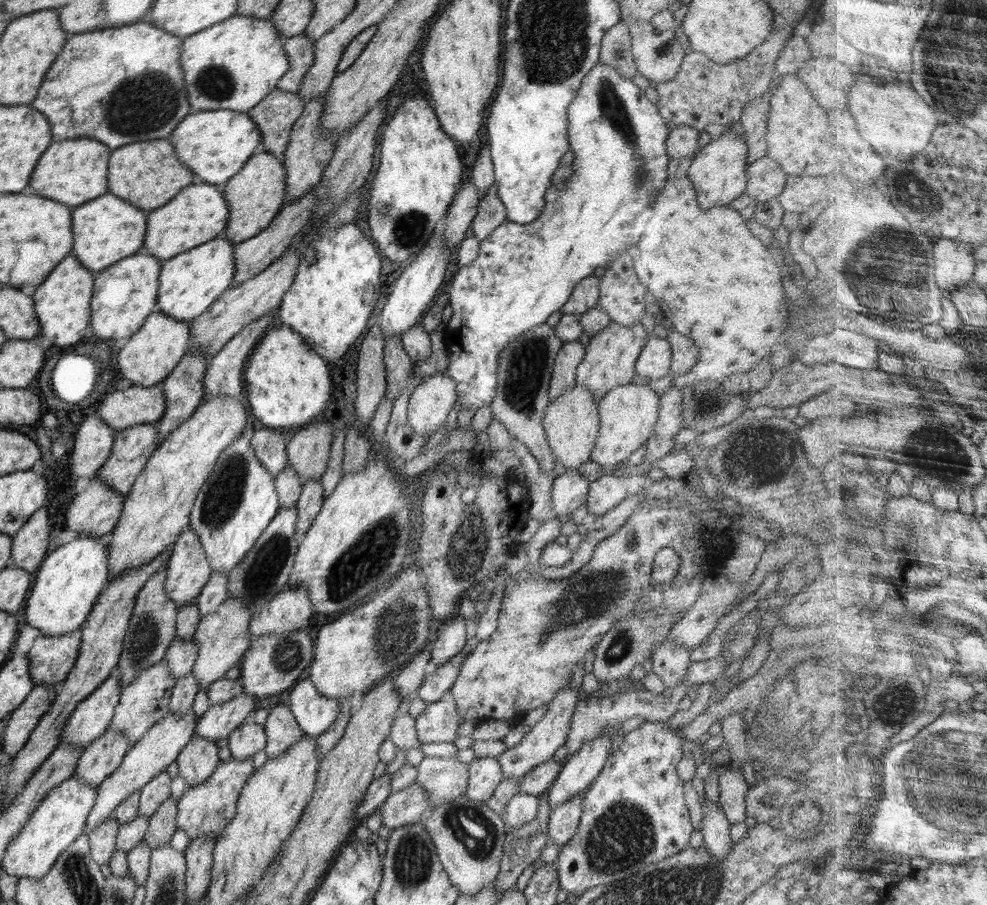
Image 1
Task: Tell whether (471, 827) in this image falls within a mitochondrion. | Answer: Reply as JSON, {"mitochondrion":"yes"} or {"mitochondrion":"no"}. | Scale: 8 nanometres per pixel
{"mitochondrion":"yes"}

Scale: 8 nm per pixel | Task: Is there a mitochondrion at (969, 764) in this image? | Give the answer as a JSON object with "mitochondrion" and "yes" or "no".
{"mitochondrion":"yes"}

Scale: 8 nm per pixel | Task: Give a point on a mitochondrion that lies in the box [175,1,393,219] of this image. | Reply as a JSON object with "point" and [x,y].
{"point":[215,82]}

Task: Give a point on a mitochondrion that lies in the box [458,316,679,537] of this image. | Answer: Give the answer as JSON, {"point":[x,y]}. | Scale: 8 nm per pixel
{"point":[526,377]}

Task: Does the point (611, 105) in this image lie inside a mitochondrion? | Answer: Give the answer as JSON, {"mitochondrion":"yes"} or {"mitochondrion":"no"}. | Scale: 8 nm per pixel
{"mitochondrion":"yes"}

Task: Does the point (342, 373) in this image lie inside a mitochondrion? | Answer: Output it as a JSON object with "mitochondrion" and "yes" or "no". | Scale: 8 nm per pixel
{"mitochondrion":"no"}

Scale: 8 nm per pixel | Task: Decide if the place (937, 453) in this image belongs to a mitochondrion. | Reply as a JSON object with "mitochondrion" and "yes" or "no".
{"mitochondrion":"yes"}

